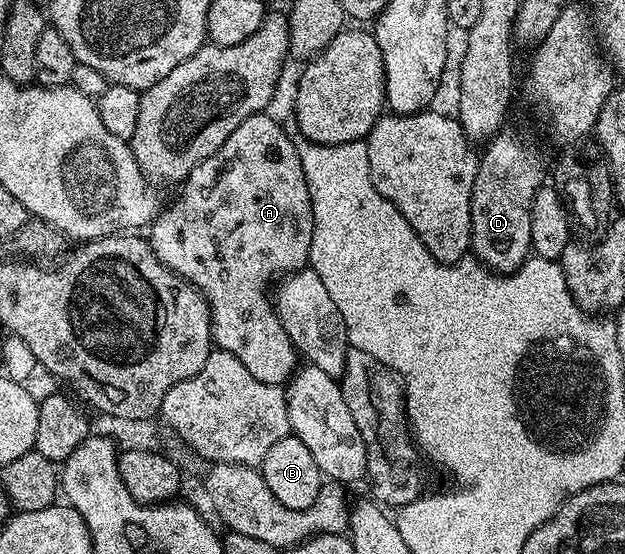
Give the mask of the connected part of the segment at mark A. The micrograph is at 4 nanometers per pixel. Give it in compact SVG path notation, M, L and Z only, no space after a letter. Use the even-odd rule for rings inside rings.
M259 114L248 118L244 122L240 122L240 126L236 126L236 130L232 130L232 134L228 134L228 142L224 142L224 146L220 146L220 150L216 150L216 154L204 158L204 162L200 162L187 174L180 191L182 193L179 194L178 200L172 201L167 208L165 205L159 211L153 224L149 225L148 239L151 250L156 254L156 258L160 258L160 262L164 262L164 266L168 266L168 270L172 270L182 280L187 280L193 288L197 288L202 293L210 307L210 330L213 343L221 351L231 352L238 358L248 370L248 374L252 374L252 378L265 384L285 385L299 367L300 357L280 322L275 301L272 299L272 289L275 287L274 280L281 281L287 276L293 276L295 272L300 272L309 265L312 230L314 229L312 202L308 194L308 182L304 178L304 166L300 166L297 143L293 139L290 141L289 134L270 117L270 114Z

